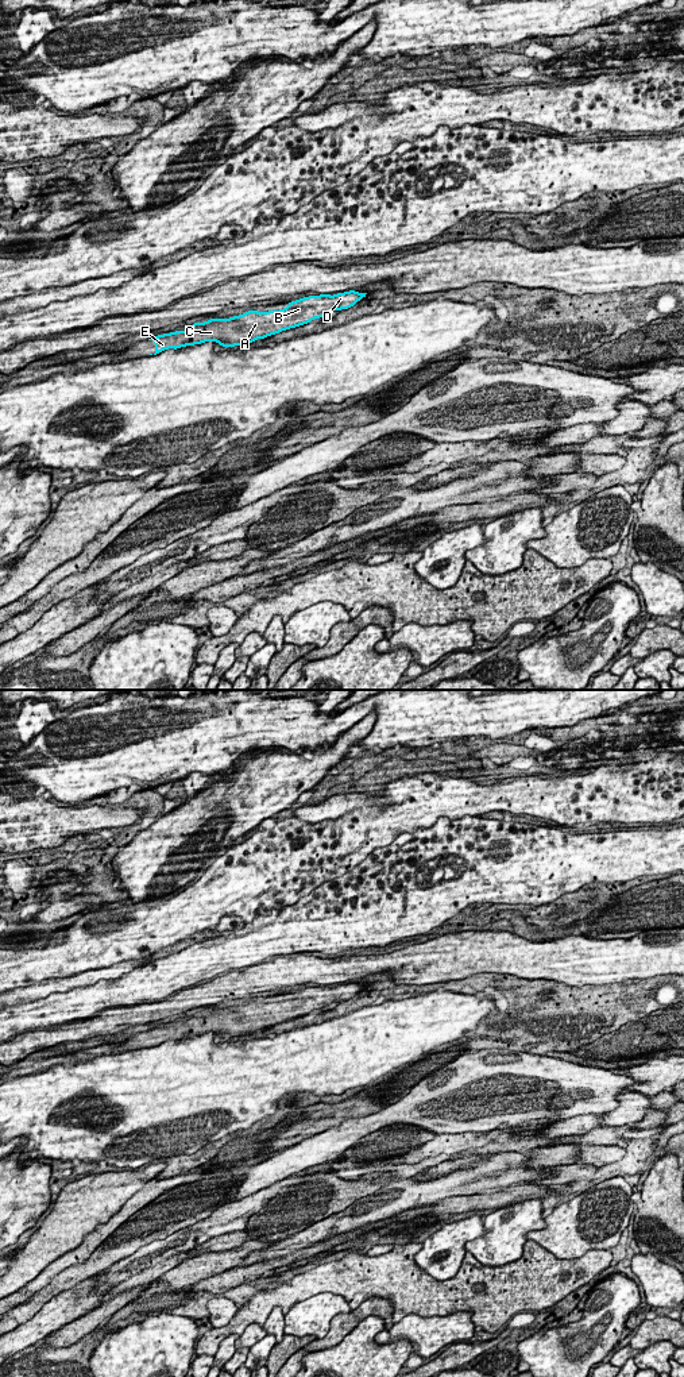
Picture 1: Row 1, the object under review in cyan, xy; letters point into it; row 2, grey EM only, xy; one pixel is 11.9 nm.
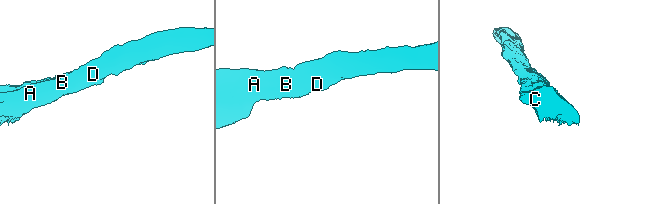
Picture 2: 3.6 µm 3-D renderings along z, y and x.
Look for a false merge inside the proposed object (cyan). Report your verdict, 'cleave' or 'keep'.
keep

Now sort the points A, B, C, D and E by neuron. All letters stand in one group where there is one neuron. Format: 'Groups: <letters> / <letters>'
Groups: A B C D E

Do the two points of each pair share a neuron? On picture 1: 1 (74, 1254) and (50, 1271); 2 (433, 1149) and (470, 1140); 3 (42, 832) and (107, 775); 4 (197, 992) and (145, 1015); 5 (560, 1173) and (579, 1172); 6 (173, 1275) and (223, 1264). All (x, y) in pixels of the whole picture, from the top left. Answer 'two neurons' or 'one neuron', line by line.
1: one neuron
2: one neuron
3: two neurons
4: one neuron
5: one neuron
6: one neuron

